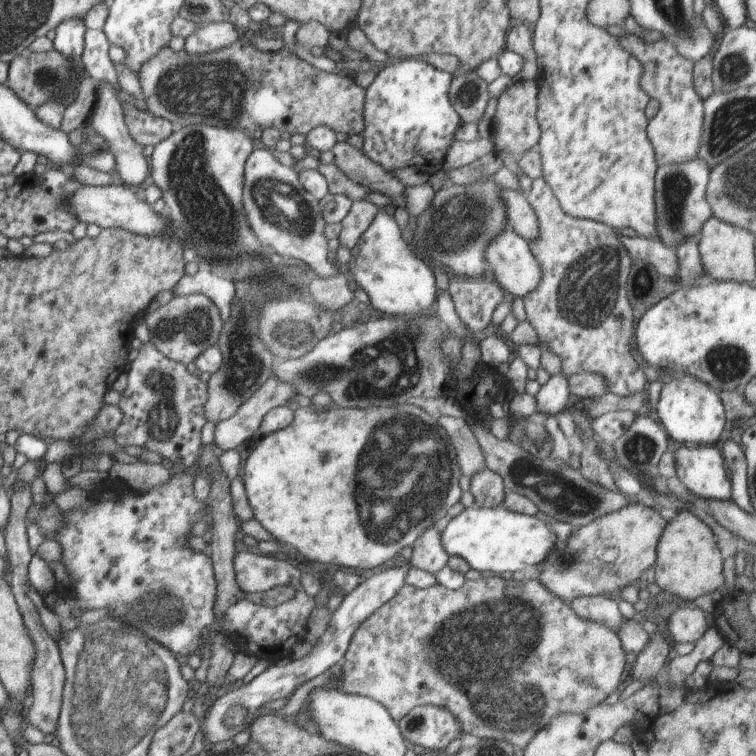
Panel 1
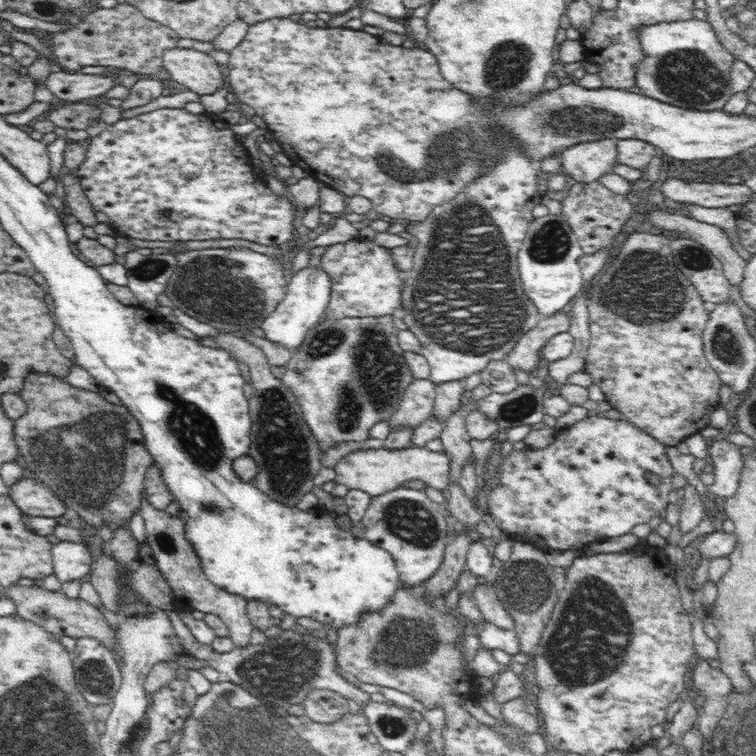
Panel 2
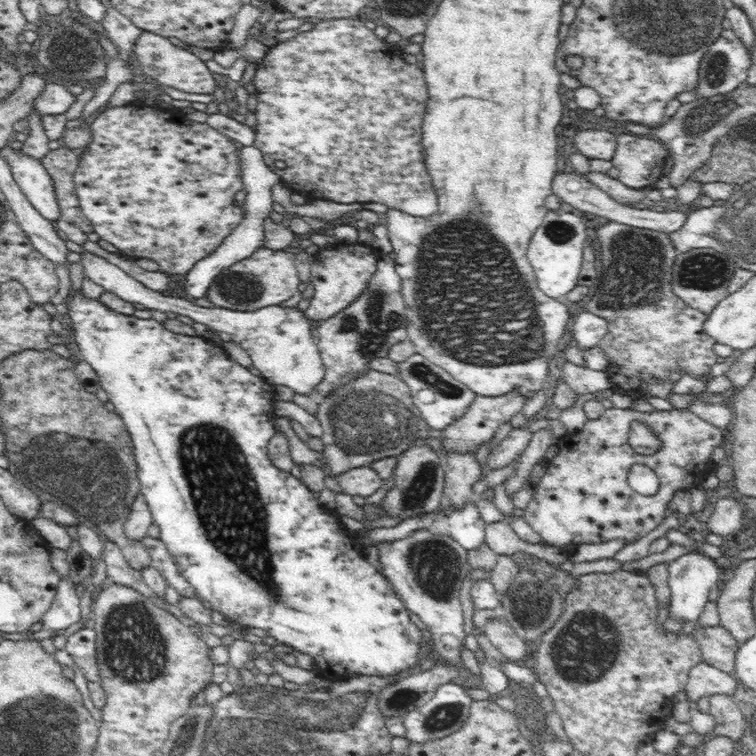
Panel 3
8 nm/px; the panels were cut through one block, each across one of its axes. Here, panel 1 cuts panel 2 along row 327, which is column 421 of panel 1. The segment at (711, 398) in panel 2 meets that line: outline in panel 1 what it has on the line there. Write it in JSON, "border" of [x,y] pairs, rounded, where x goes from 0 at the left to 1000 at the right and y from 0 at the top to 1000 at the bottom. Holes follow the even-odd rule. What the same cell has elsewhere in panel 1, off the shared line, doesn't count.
{"border":[[[644,759],[636,766],[615,766],[612,775],[603,780],[591,779],[582,771],[574,771],[565,779],[554,779],[540,772],[532,775],[519,794],[499,804],[480,821],[464,844],[451,877],[455,884],[455,896],[450,902],[450,911],[458,918],[495,925],[513,939],[513,944],[524,955],[550,934],[560,931],[585,934],[585,937],[593,937],[606,950],[614,970],[626,971],[636,978],[675,980],[681,989],[693,992],[714,963],[720,963],[730,950],[746,943],[767,944],[767,942],[775,942],[778,937],[794,931],[815,914],[821,898],[827,897],[827,868],[828,862],[813,835],[807,833],[799,823],[775,820],[775,817],[765,815],[750,796],[725,780],[712,766],[693,766],[689,770],[679,765],[669,767],[656,759]]]}

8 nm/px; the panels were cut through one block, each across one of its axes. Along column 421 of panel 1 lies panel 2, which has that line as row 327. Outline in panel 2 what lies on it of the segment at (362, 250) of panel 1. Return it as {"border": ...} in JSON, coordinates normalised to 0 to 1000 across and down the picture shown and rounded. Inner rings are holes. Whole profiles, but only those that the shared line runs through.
{"border":[[[423,352],[397,354],[381,374],[376,397],[372,397],[370,402],[366,402],[365,407],[344,429],[352,450],[373,455],[389,468],[397,462],[397,455],[402,452],[407,438],[423,427],[437,393],[438,370],[433,360],[429,360]]]}

